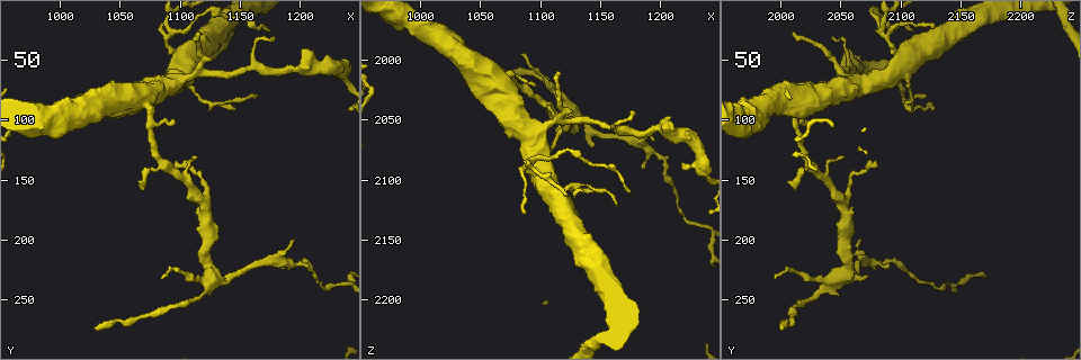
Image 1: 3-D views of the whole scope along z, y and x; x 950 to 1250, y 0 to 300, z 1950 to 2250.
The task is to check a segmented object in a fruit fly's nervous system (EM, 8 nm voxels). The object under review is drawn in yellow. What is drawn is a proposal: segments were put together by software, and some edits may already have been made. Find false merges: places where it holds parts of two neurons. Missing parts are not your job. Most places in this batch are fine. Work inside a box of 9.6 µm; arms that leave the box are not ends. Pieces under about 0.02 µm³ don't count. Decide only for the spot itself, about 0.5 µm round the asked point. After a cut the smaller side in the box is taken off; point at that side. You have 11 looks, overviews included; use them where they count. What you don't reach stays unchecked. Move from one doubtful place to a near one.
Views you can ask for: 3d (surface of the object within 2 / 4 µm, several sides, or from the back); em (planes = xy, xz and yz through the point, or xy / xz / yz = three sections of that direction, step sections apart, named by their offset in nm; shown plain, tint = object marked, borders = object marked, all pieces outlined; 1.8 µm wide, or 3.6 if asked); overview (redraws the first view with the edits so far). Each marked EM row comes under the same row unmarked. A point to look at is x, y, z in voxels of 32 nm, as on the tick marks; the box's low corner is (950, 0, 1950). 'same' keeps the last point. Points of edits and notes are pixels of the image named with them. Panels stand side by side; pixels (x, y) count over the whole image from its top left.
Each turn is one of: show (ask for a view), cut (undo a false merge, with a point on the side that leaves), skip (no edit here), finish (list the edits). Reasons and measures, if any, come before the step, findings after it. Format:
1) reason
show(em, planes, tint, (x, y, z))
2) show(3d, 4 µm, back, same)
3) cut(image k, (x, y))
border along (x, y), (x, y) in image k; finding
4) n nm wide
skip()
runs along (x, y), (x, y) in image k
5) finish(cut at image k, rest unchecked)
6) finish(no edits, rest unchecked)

show(em, planes, tint, (1118, 168, 2052))

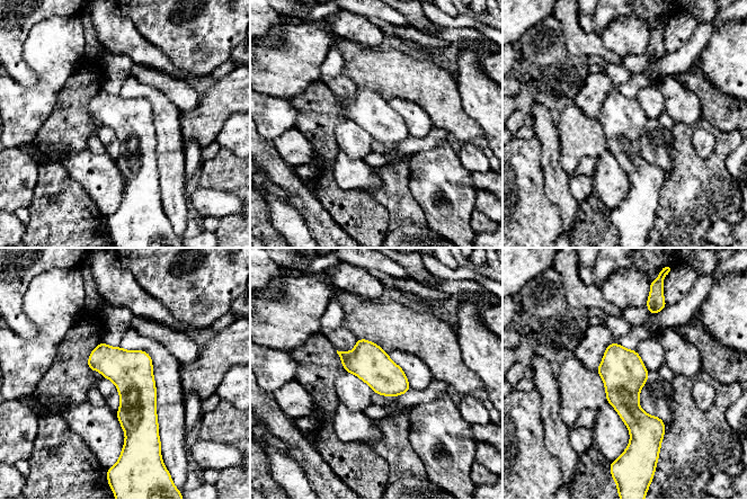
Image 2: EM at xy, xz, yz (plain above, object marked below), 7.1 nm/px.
skip()
all the same neuron

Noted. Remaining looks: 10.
sudden change in width
show(3d, 4 µm, (1130, 232, 2050))

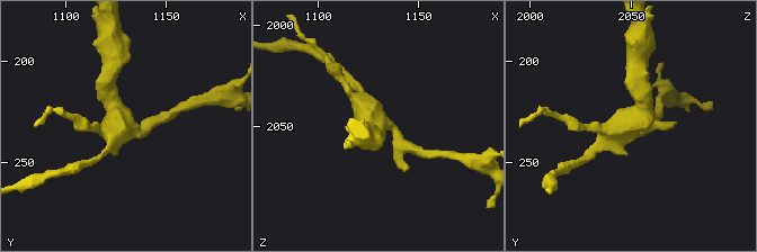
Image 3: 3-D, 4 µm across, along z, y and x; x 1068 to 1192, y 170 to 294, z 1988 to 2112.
need the tissue
show(em, yz, step 16, tint, (1129, 233, 2048))

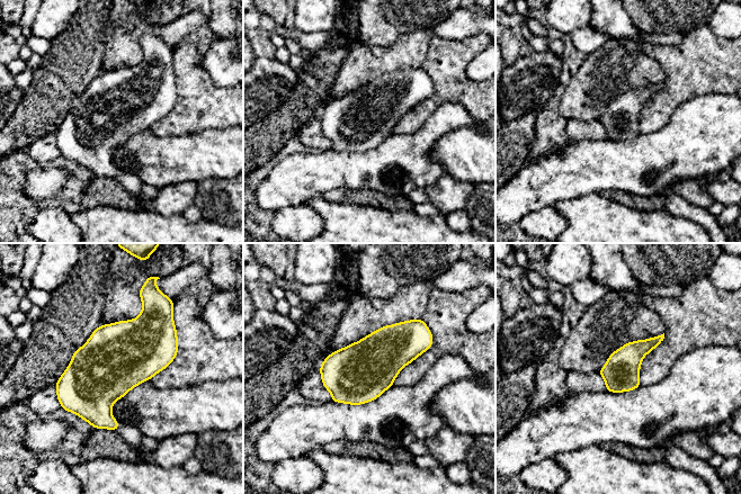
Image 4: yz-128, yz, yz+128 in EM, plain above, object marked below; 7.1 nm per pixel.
show(em, planes, borders, same)

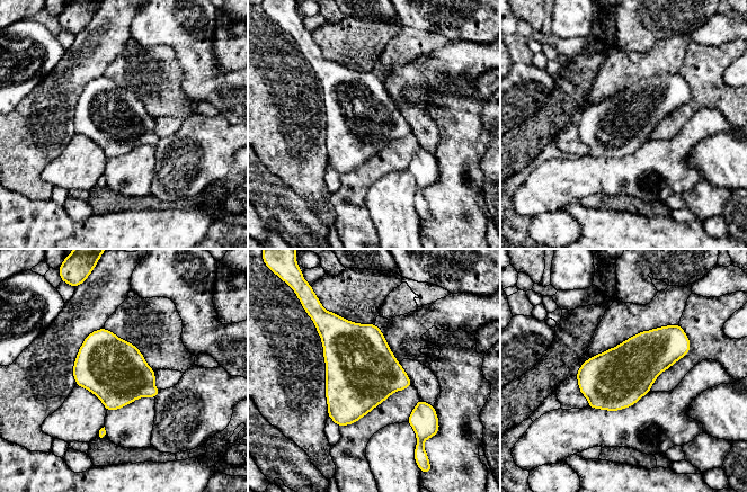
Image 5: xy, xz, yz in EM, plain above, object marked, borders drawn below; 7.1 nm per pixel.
skip()
one neuron here

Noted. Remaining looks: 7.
show(3d, 4 µm, (1098, 48, 2100))

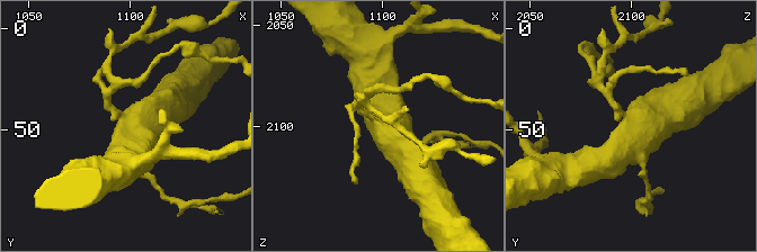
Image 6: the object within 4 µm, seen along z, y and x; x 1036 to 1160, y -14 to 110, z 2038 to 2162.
show(em, 3.6 µm, yz, step 8, tint, (1097, 47, 2100))

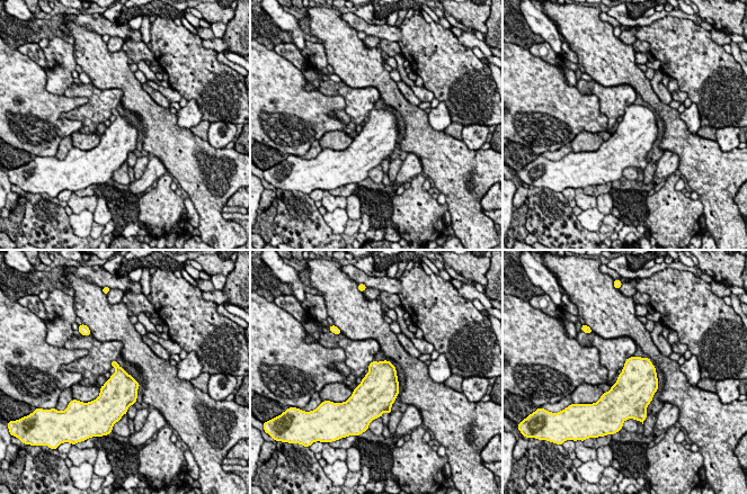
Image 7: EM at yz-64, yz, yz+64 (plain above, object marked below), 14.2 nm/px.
400 nm wide
skip()
all the same neuron

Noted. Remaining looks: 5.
sudden change in width
show(em, planes, tint, (1236, 58, 2084))

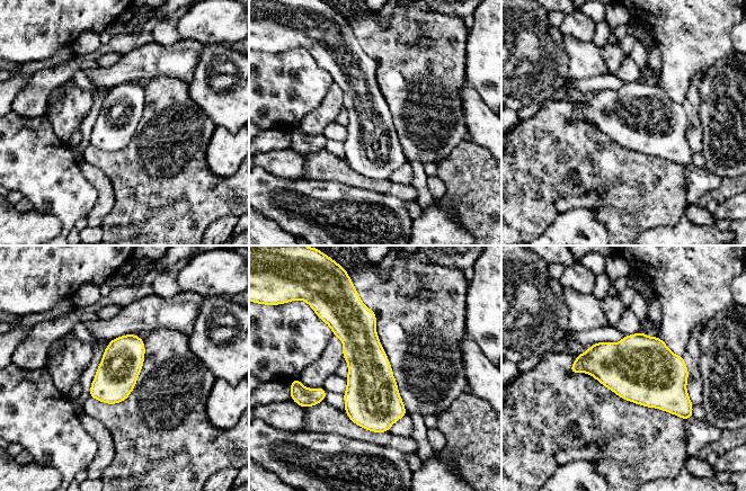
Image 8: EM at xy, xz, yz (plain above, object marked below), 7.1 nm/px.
skip()
one neuron here

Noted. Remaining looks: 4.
finish(no edits, rest unchecked)

